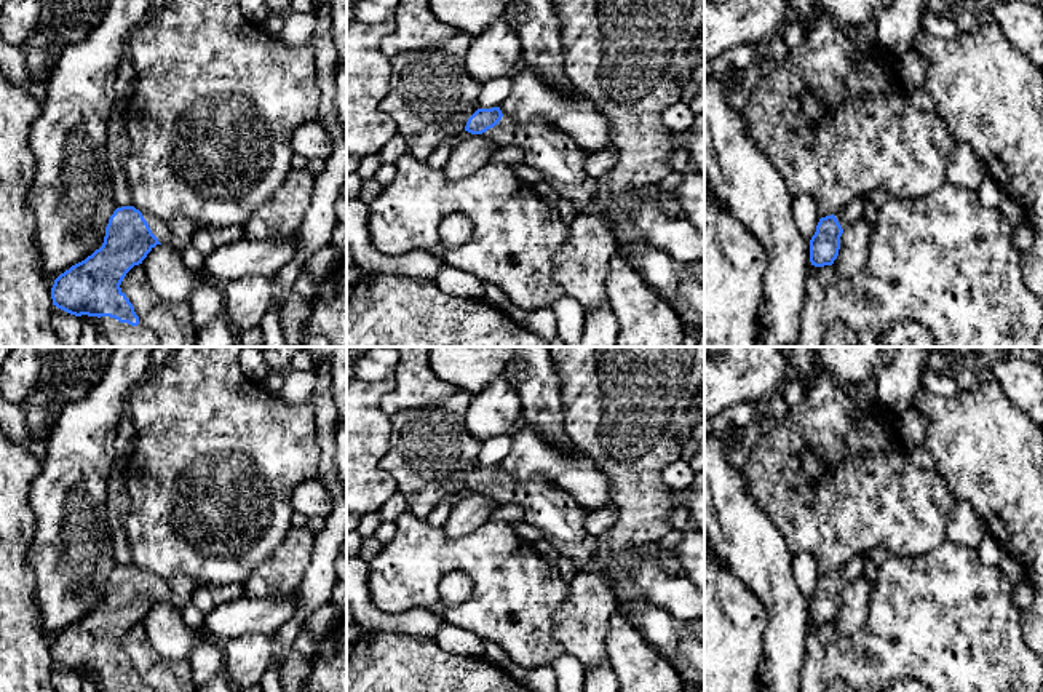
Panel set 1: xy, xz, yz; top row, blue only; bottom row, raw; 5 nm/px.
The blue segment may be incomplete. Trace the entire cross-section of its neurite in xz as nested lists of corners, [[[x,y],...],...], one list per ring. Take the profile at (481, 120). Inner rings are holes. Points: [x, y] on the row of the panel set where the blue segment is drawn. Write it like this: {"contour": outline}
{"contour": [[[500,107],[478,109],[468,118],[465,131],[481,134],[500,147],[519,147],[524,163],[540,171],[557,195],[575,206],[577,214],[604,192],[586,174],[586,155],[573,139],[543,118],[519,123],[503,115]]]}

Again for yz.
{"contour": [[[858,197],[831,216],[821,217],[810,240],[810,262],[815,267],[832,265],[839,256],[840,237],[864,214],[864,198]]]}

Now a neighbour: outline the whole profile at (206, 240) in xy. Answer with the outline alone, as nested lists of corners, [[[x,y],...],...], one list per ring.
[[[241,225],[227,227],[198,227],[193,233],[192,245],[203,254],[209,257],[217,248],[230,245],[236,240],[244,238]]]

